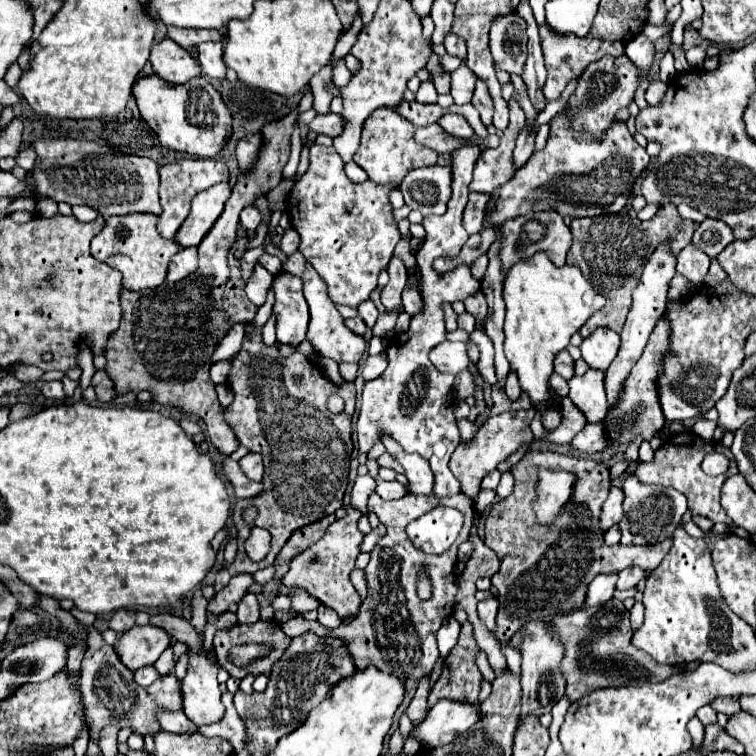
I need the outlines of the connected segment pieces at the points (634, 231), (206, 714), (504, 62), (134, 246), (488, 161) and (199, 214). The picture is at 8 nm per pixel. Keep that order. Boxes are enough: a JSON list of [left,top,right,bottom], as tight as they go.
[[567,205,697,337],[181,653,225,727],[489,15,527,75],[91,213,181,291],[469,101,525,193],[175,183,231,247]]

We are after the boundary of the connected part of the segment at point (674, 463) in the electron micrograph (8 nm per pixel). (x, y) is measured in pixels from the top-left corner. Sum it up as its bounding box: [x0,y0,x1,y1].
[635,431,739,523]

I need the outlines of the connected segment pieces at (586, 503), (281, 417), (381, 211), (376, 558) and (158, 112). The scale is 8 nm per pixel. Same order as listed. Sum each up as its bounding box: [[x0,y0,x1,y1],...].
[[485,451,671,643],[215,325,355,591],[287,143,401,307],[281,493,473,679],[133,75,233,159]]

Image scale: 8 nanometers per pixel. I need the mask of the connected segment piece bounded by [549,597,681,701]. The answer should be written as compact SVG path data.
M609 599L601 607L589 607L575 611L573 615L559 617L553 621L549 629L561 637L561 641L567 647L567 655L561 663L561 671L567 679L567 691L565 695L571 701L579 701L579 697L603 689L603 687L619 687L619 685L639 685L639 683L659 683L667 677L681 673L681 667L671 665L659 665L653 661L651 655L643 653L641 649L635 649L631 645L631 625L625 605L619 599Z

